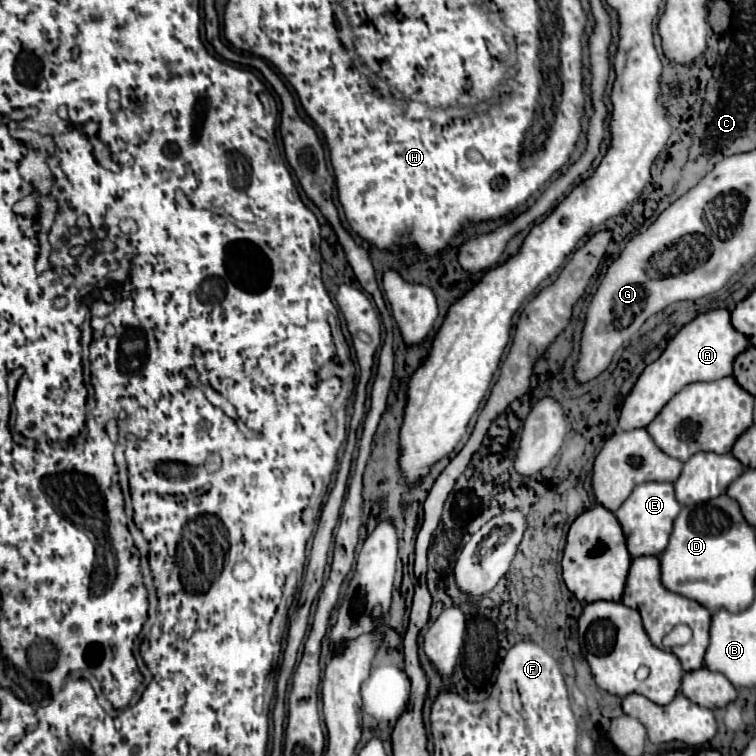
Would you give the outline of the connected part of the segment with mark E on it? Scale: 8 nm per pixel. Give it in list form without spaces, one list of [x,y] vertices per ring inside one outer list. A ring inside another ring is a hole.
[[[641,483],[635,487],[635,491],[627,497],[627,501],[615,511],[615,517],[619,519],[625,537],[627,537],[627,547],[631,557],[641,557],[641,555],[655,555],[659,557],[667,543],[669,535],[673,531],[673,521],[679,515],[681,505],[675,499],[673,483]]]

